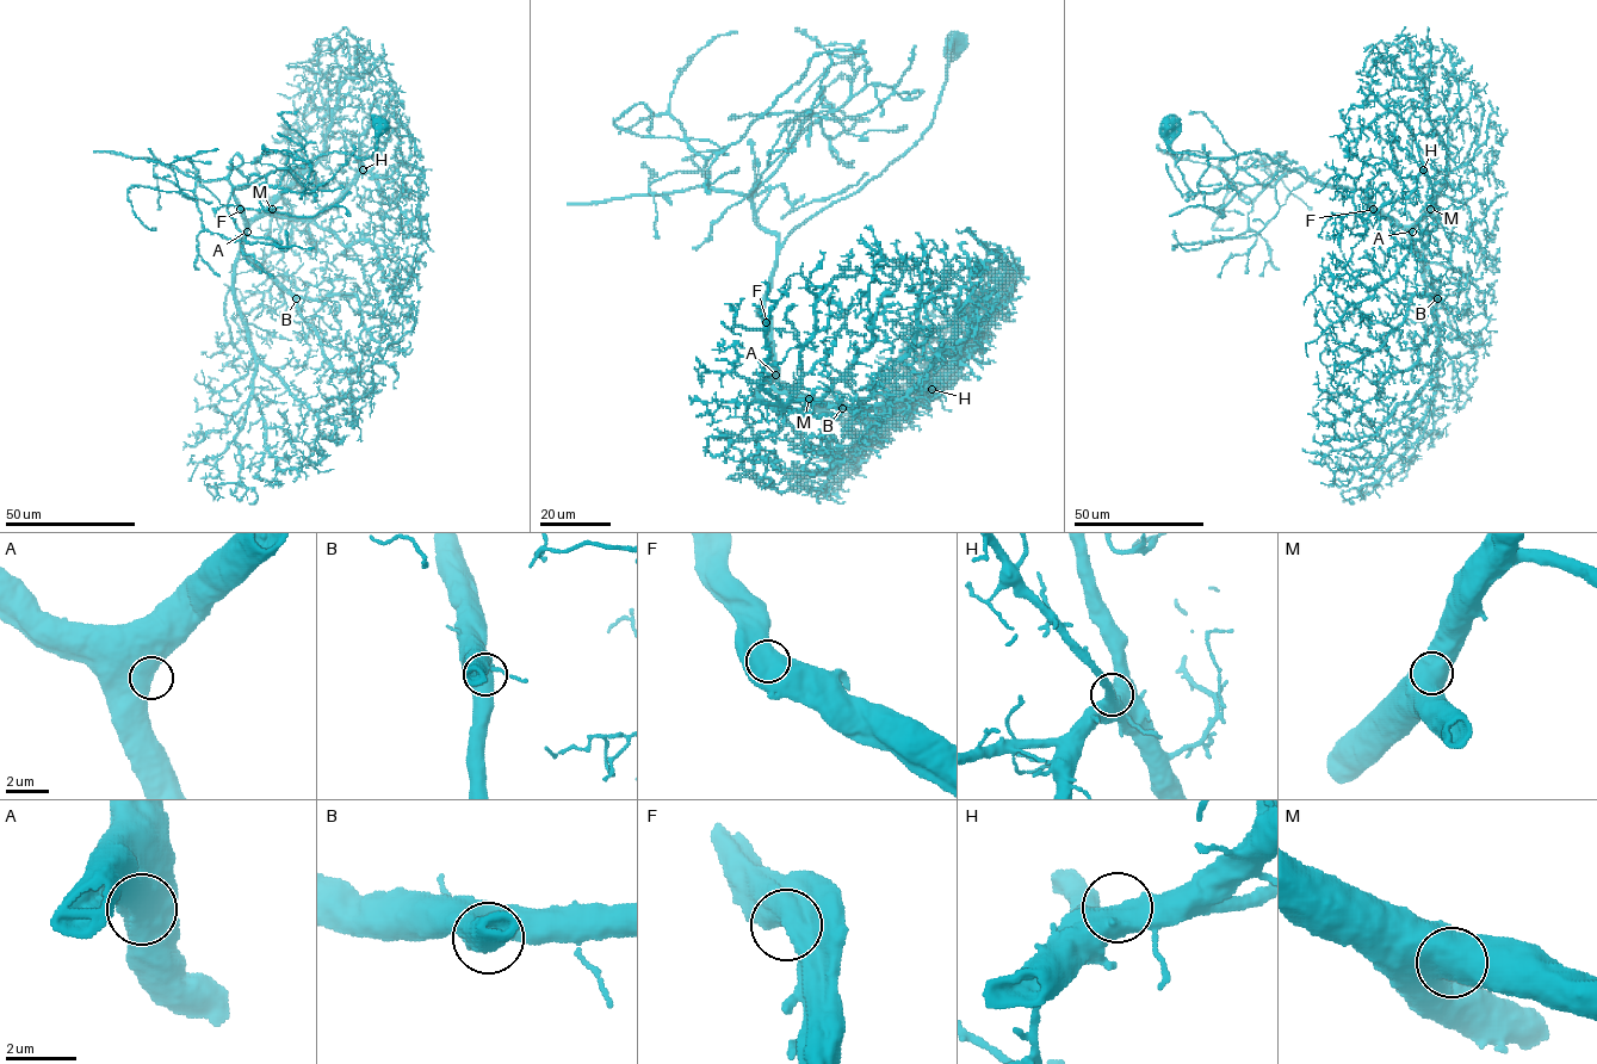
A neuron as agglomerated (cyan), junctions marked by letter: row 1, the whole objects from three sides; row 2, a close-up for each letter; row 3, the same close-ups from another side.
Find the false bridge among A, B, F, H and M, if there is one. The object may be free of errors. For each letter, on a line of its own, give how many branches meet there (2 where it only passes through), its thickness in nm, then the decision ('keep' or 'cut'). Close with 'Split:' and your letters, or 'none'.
A: 1 branches meet; 800 nm thick; keep
B: 1 branches meet; 850 nm thick; keep
F: 1 branches meet; 1000 nm thick; keep
H: 1 branches meet; 850 nm thick; keep
M: 1 branches meet; 750 nm thick; keep
Split: none

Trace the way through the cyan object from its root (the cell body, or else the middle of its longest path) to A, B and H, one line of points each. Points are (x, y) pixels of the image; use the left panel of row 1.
A: (383, 127), (377, 149), (369, 158), (323, 153), (237, 189), (234, 198), (247, 232)
B: (383, 127), (369, 158), (323, 153), (234, 191), (245, 222), (243, 251), (296, 298)
H: (383, 127), (369, 158), (323, 153), (266, 173), (234, 198), (247, 224), (265, 215), (315, 218), (363, 169)

